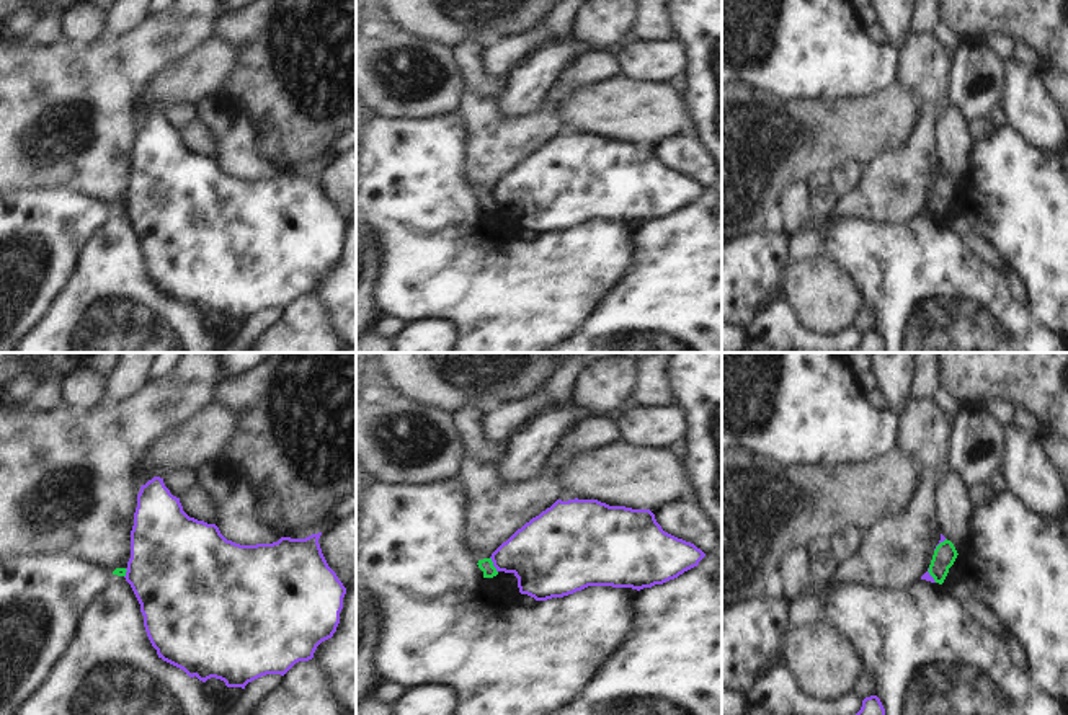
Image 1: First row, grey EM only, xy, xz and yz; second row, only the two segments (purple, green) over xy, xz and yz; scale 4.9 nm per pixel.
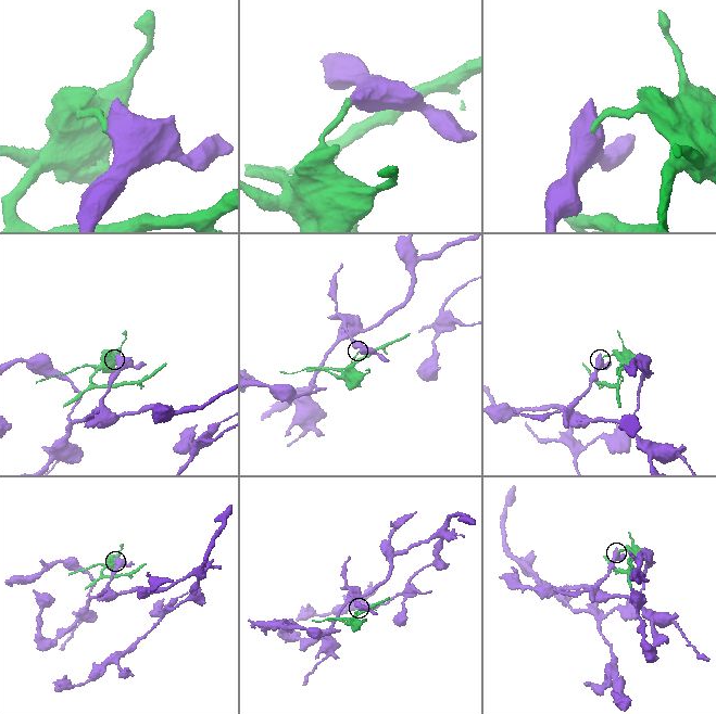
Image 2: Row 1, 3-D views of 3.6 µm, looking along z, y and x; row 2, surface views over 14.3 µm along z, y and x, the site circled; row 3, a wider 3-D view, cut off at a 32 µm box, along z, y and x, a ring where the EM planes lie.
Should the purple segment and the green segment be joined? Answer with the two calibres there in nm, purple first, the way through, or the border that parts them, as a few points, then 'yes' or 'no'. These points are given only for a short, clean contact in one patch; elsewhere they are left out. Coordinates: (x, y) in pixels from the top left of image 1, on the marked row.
340 nm thick on the purple side, 70 nm on the other; border along xz (490, 557), (497, 572); no

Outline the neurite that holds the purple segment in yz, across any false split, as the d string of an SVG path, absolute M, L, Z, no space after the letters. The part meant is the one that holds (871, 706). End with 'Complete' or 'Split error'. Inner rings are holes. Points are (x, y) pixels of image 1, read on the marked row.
M877 695L866 697L856 715L885 715L885 708Z. Complete.

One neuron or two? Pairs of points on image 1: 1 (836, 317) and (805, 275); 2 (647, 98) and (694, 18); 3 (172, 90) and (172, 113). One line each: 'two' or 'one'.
1: one
2: two
3: two

